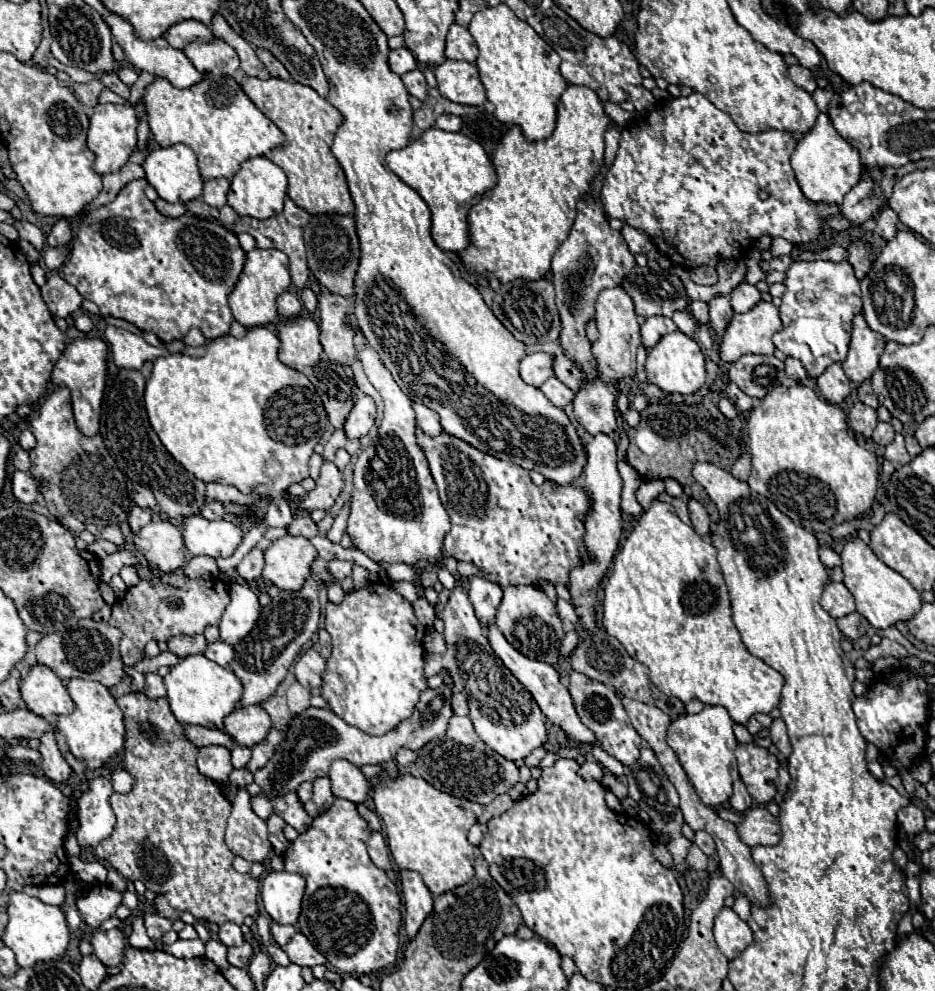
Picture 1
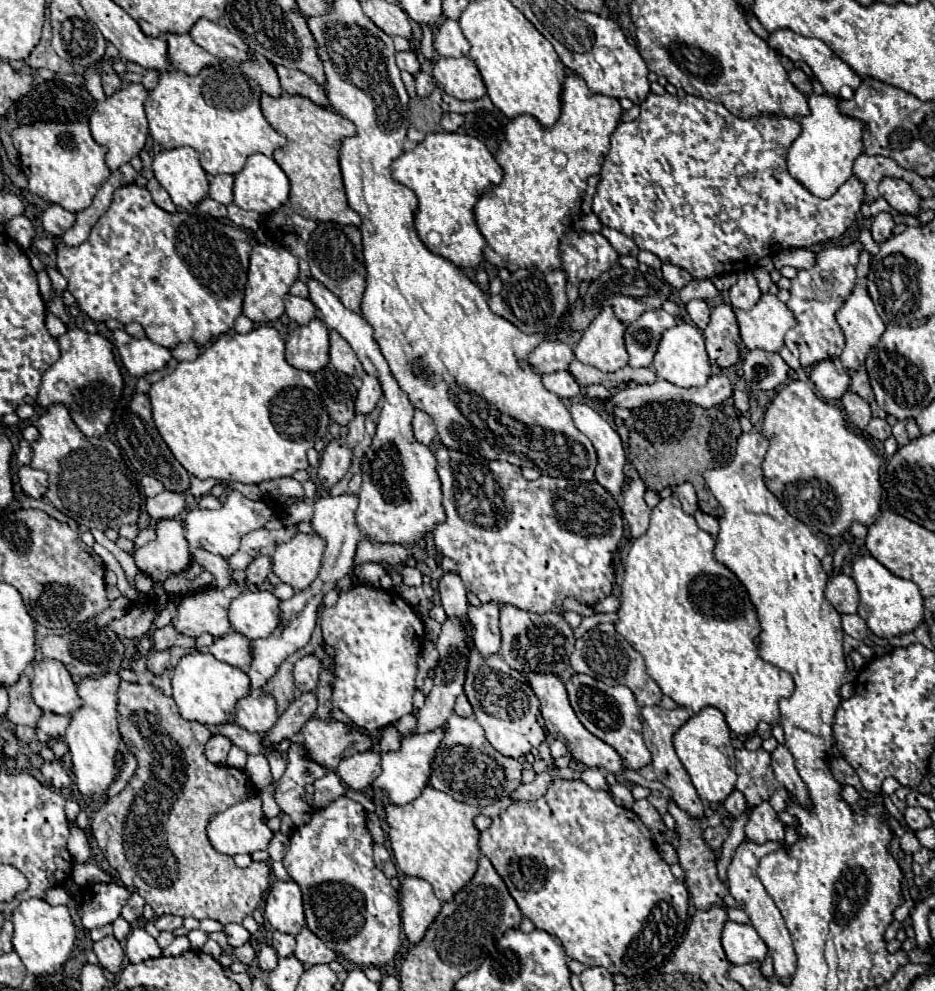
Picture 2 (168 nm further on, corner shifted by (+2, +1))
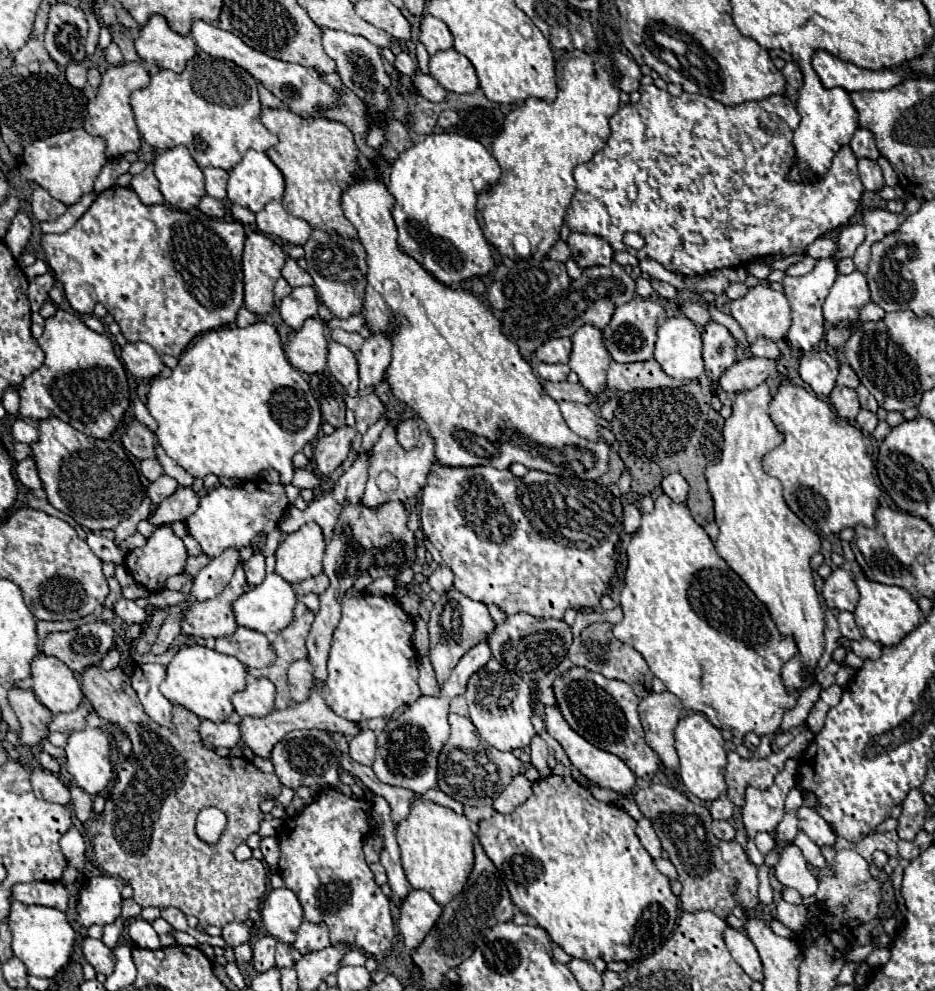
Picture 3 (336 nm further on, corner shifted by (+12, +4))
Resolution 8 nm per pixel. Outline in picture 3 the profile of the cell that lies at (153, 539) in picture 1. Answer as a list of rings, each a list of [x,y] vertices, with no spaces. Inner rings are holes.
[[[162,524],[148,536],[146,546],[126,554],[124,564],[138,584],[158,592],[164,588],[166,578],[184,570],[186,558],[188,554],[182,538],[178,538],[168,524]]]

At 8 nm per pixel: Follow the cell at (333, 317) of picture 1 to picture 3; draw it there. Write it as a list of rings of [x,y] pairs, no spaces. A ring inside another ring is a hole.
[[[334,340],[328,342],[328,370],[350,396],[358,394],[358,368],[354,352]]]

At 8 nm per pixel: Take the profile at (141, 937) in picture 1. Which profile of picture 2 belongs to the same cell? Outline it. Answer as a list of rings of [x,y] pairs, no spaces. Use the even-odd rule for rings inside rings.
[[[132,929],[126,939],[126,959],[128,963],[142,963],[152,957],[160,957],[162,949],[158,947],[156,939],[148,935],[144,929]]]

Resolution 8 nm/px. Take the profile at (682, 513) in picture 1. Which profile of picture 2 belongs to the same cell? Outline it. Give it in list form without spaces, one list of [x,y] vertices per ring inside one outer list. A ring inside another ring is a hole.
[[[696,511],[696,513],[694,513],[694,517],[696,517],[696,523],[698,523],[704,531],[708,531],[712,537],[716,537],[716,535],[718,535],[720,527],[718,527],[718,519],[716,519],[716,517],[706,515],[706,513],[702,513],[702,511]]]

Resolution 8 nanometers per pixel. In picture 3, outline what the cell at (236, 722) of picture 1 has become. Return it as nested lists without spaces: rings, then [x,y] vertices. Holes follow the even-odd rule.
[[[270,680],[250,682],[242,692],[234,694],[232,706],[240,716],[268,716],[274,710],[274,684]]]

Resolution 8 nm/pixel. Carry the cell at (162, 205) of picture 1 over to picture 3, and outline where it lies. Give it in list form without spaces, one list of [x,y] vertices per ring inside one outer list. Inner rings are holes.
[[[148,164],[140,174],[134,176],[130,186],[144,204],[164,204],[162,192],[160,192],[160,188],[156,184],[156,176],[152,172],[152,164]]]

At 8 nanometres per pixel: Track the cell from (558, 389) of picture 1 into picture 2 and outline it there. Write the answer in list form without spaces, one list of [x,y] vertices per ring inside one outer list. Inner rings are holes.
[[[570,371],[546,373],[546,375],[542,375],[542,383],[548,391],[556,393],[562,399],[572,399],[572,397],[580,395],[580,385],[576,383],[574,375],[570,375]]]

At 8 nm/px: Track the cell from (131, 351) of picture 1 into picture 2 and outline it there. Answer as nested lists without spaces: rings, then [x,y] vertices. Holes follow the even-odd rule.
[[[114,331],[116,349],[124,367],[134,375],[142,377],[152,371],[160,371],[172,359],[170,351],[150,339],[134,339],[126,331]]]

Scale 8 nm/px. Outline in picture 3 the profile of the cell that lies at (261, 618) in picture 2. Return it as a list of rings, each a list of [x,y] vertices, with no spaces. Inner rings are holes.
[[[268,574],[262,584],[250,588],[248,592],[244,592],[240,598],[236,598],[232,602],[232,612],[234,612],[238,626],[256,630],[260,634],[278,634],[288,624],[292,624],[294,606],[296,606],[296,594],[294,594],[292,586],[286,580],[282,580],[280,576]]]

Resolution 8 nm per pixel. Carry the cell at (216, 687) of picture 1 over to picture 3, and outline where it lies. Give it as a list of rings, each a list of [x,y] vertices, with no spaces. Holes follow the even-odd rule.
[[[182,646],[172,662],[168,664],[166,680],[160,686],[162,694],[178,706],[188,708],[200,718],[206,718],[210,722],[224,722],[234,712],[232,708],[232,696],[246,688],[246,668],[234,658],[226,654],[218,654],[206,646]]]

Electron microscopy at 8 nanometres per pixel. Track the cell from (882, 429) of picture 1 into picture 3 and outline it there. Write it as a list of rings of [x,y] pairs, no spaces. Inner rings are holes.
[[[862,410],[862,412],[858,414],[858,418],[856,418],[856,424],[860,426],[862,432],[872,434],[874,428],[876,428],[876,424],[878,424],[878,420],[876,420],[876,414],[872,414],[872,412],[868,412],[868,410]]]

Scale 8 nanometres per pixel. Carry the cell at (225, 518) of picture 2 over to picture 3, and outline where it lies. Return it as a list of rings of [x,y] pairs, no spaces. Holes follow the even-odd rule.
[[[264,480],[244,482],[236,488],[216,486],[208,490],[208,494],[202,496],[198,510],[186,518],[186,530],[192,538],[196,538],[208,558],[216,558],[222,554],[222,550],[234,546],[242,548],[246,546],[256,534],[272,532],[280,516],[290,506],[284,486],[282,484],[268,484]]]

